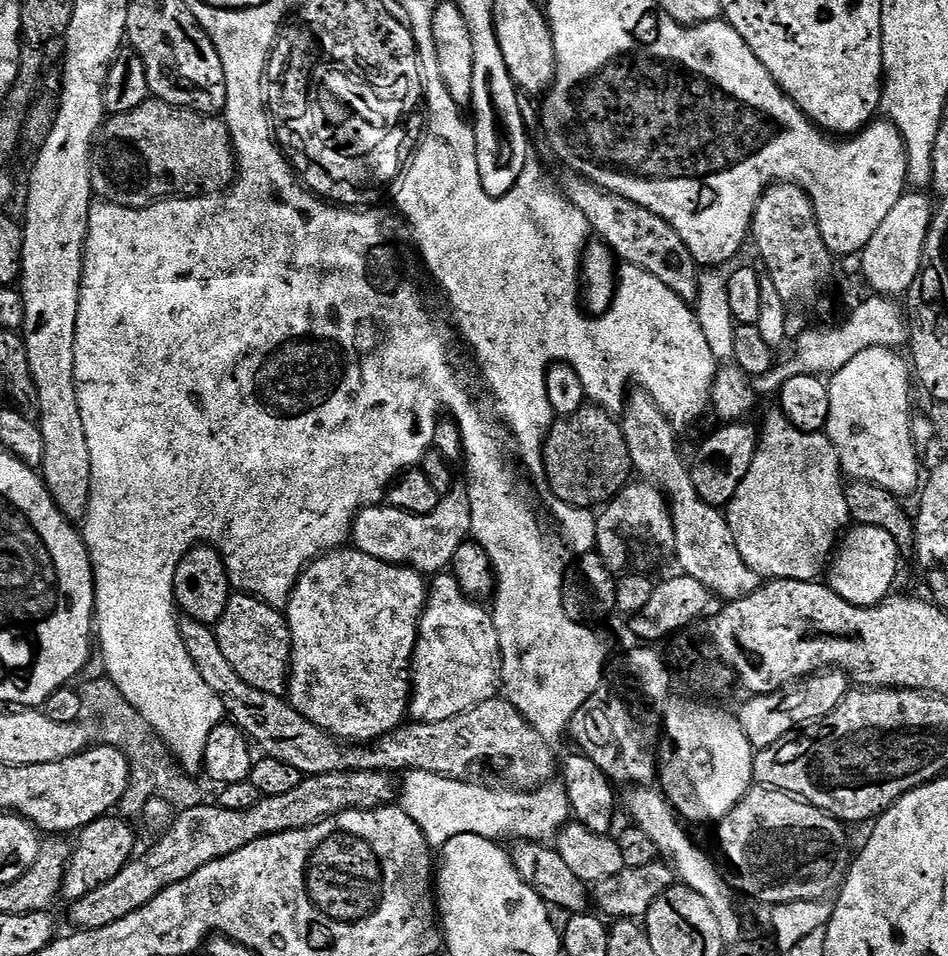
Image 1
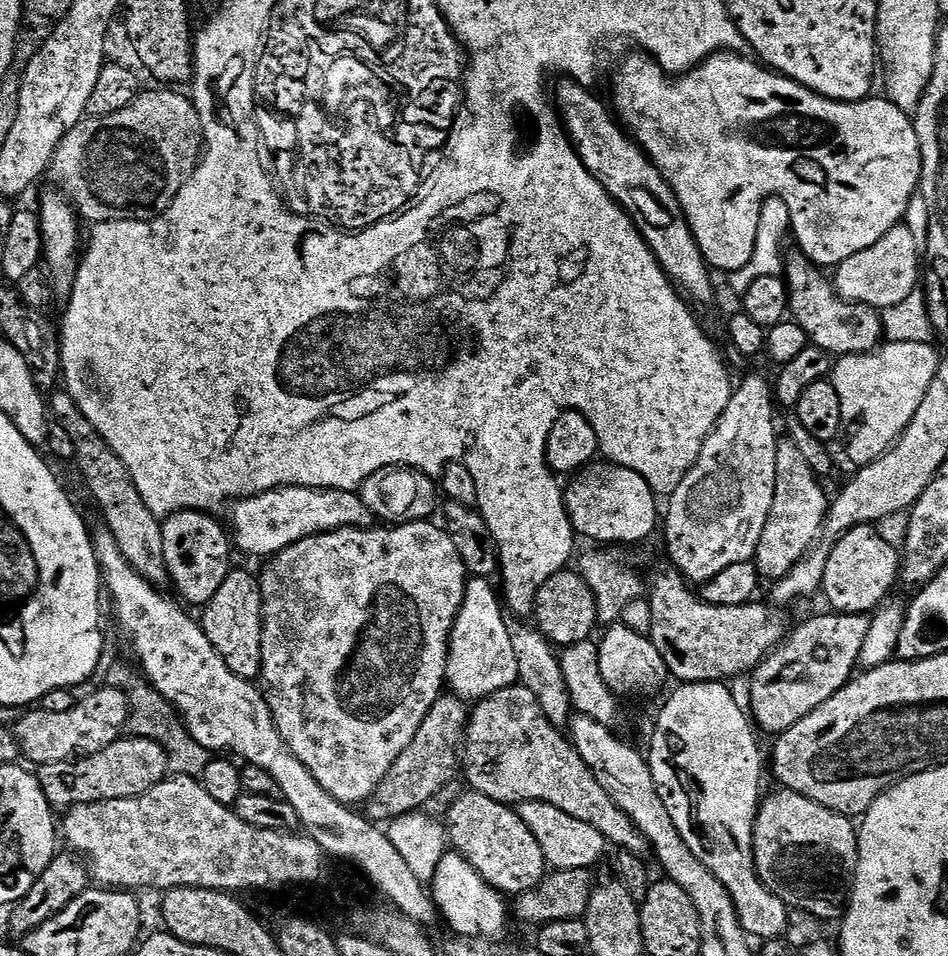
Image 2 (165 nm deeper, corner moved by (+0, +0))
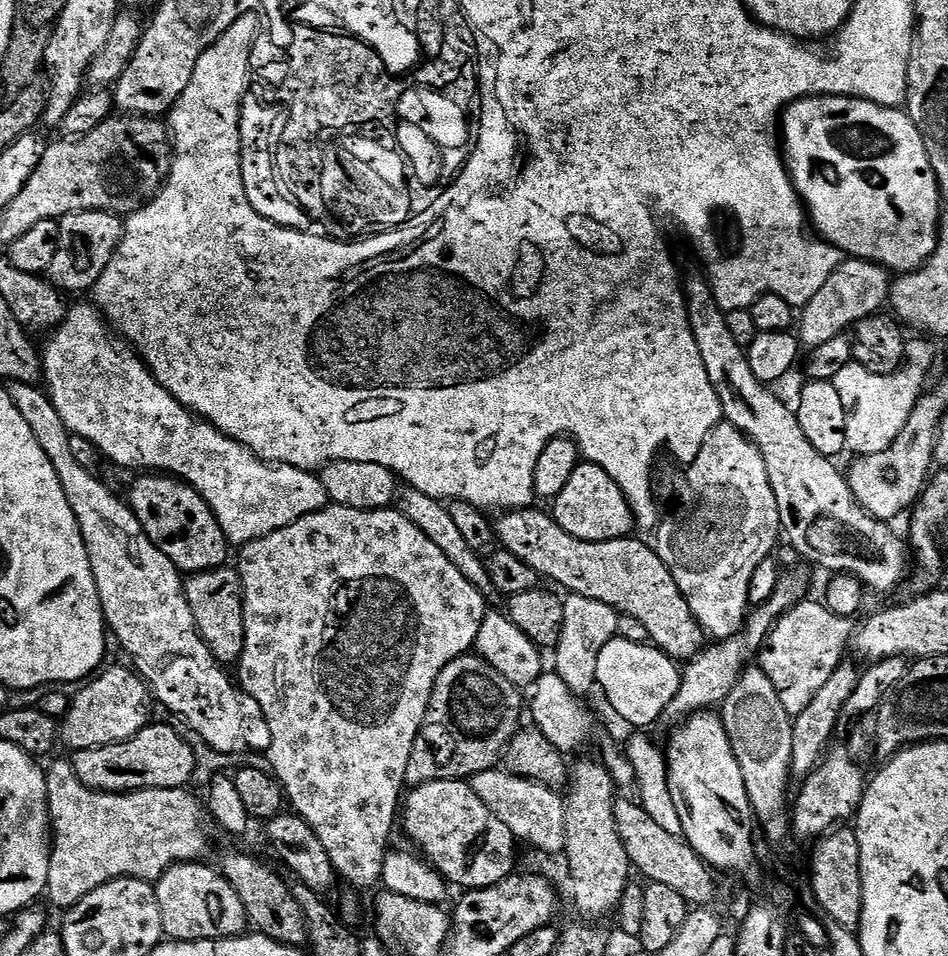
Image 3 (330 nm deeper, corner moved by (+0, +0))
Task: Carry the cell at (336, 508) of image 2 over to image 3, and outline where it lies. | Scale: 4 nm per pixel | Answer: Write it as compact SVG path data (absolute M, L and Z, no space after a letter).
M73 303L68 317L47 337L48 345L42 348L42 384L54 410L58 410L58 418L62 418L71 435L89 440L105 461L113 460L120 468L155 470L189 484L210 506L222 534L232 546L266 538L266 534L298 522L306 514L329 507L326 486L322 486L315 471L259 460L246 446L201 420L154 378L137 349L114 335L100 309L88 304Z

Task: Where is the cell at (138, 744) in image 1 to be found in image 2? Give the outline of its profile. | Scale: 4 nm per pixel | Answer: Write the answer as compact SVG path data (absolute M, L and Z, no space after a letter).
M124 662L112 663L107 672L105 685L129 693L129 733L135 739L156 741L168 756L168 769L173 775L201 779L208 761L208 751L188 732L179 713L168 700L157 694L147 681L132 667Z

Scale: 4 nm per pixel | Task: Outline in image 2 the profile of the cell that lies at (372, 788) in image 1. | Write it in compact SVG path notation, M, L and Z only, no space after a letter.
M451 694L441 695L440 699L434 702L434 706L426 714L418 734L414 734L414 742L398 754L398 762L390 766L390 774L382 778L378 790L372 799L367 801L366 815L373 822L391 822L397 820L400 816L409 816L412 812L419 812L428 804L455 776L458 776L458 769L462 764L462 741L464 739L464 730L468 727L468 718L470 708L459 696Z

